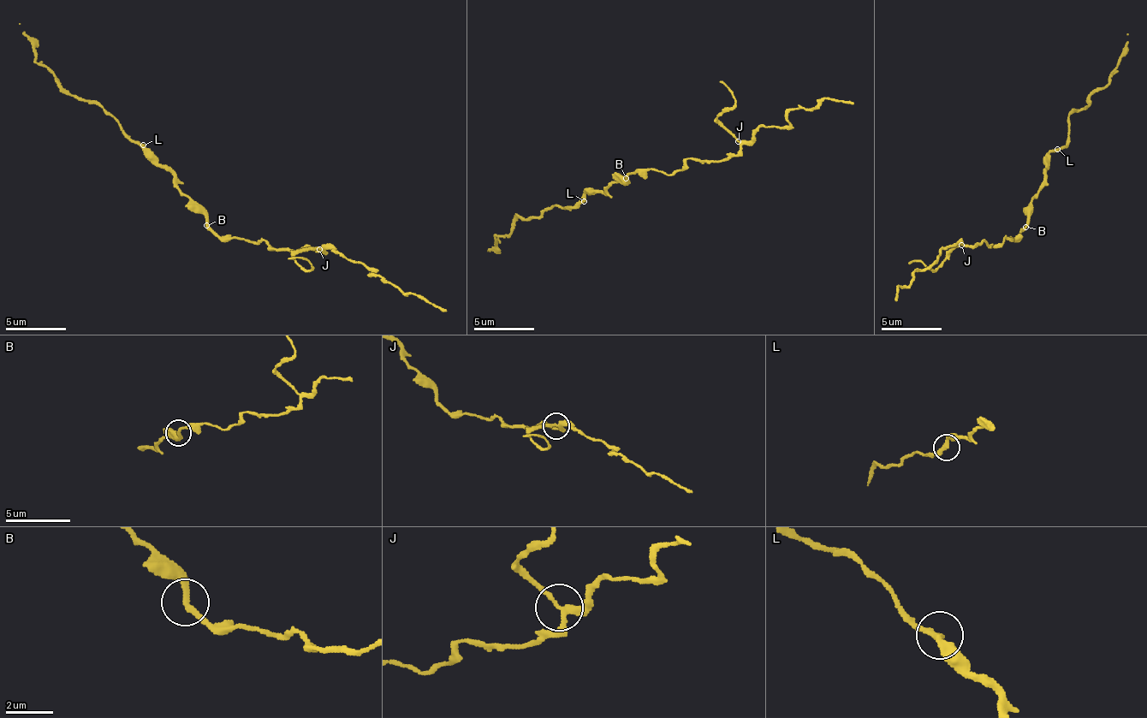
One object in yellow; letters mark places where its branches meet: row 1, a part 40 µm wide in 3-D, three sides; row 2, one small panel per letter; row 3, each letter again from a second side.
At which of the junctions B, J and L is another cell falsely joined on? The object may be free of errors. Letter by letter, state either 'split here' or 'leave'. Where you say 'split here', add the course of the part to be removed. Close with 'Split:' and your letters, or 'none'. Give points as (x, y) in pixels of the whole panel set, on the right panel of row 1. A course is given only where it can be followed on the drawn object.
B: leave
J: split here; foreign part runs (960, 244), (955, 246), (949, 256), (929, 269), (918, 261), (910, 263)
L: leave
Split: J

